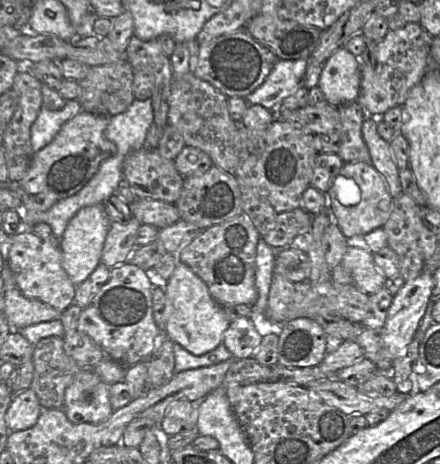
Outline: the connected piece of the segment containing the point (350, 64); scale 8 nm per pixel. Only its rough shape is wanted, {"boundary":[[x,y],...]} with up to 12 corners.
{"boundary":[[344,46],[324,63],[317,86],[332,106],[356,102],[360,59]]}

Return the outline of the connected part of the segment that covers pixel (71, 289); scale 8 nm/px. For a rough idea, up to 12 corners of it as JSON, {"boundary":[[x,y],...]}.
{"boundary":[[11,236],[6,264],[25,297],[59,312],[76,286],[58,246]]}

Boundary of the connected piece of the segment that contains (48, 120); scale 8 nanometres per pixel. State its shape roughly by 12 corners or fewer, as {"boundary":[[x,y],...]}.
{"boundary":[[76,99],[60,110],[42,106],[30,129],[33,152],[48,145],[81,110]]}

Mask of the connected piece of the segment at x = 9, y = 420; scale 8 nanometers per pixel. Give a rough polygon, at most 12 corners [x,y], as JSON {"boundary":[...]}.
{"boundary":[[36,393],[16,394],[5,414],[11,432],[31,428],[43,411]]}

